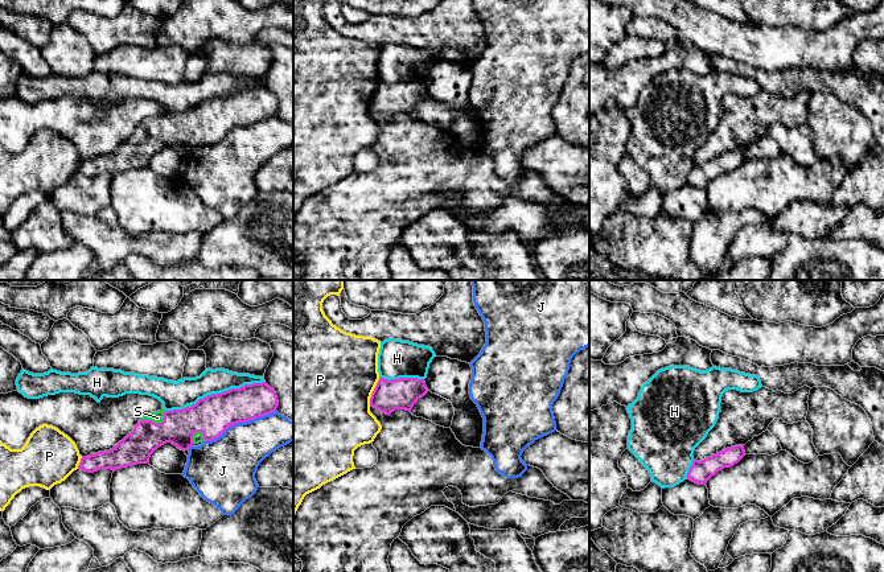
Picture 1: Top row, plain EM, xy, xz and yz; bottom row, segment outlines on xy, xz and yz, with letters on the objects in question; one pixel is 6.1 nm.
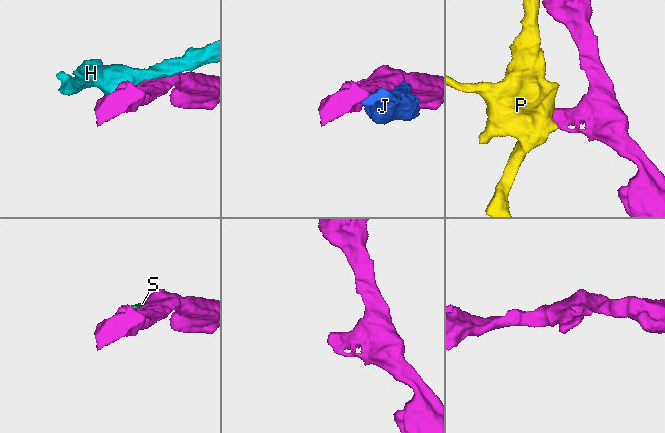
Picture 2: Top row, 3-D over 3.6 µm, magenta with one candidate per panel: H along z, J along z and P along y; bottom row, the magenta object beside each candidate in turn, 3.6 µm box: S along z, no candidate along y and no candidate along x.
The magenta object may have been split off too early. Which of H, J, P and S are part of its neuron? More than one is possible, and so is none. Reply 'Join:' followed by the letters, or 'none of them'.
Join: S

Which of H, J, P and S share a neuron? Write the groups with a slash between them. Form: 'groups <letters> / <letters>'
groups H / J / P / S

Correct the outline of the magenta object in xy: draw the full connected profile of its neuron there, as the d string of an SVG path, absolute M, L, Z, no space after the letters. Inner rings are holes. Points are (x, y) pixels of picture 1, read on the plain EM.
M262 86L207 99L182 114L151 116L112 153L82 161L78 173L115 176L148 168L151 159L166 147L185 156L193 148L215 144L234 128L270 119L277 110L275 94Z

